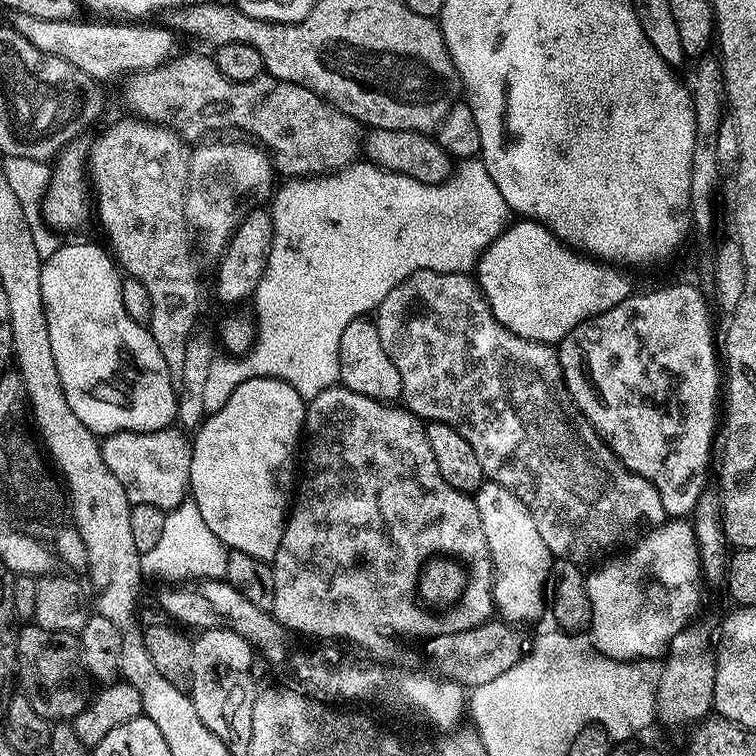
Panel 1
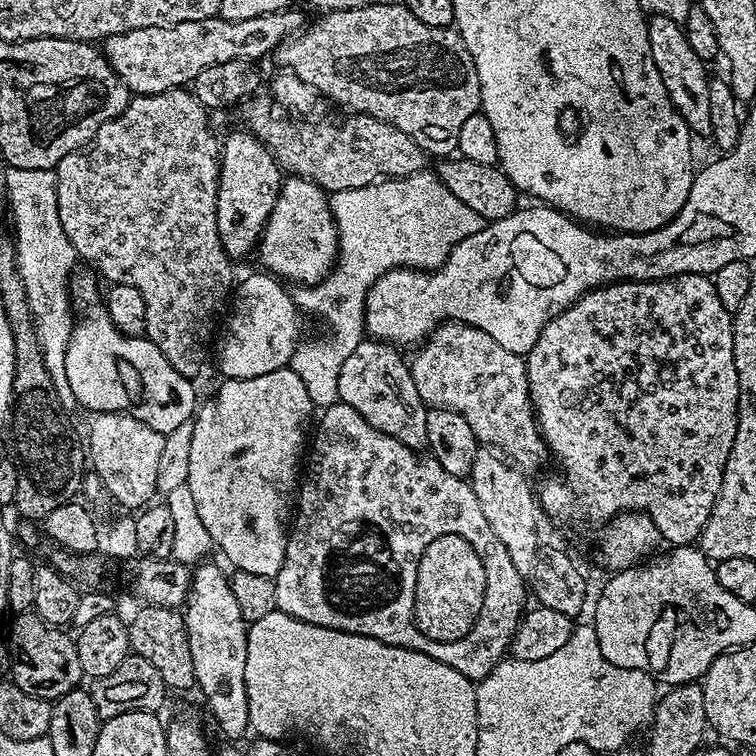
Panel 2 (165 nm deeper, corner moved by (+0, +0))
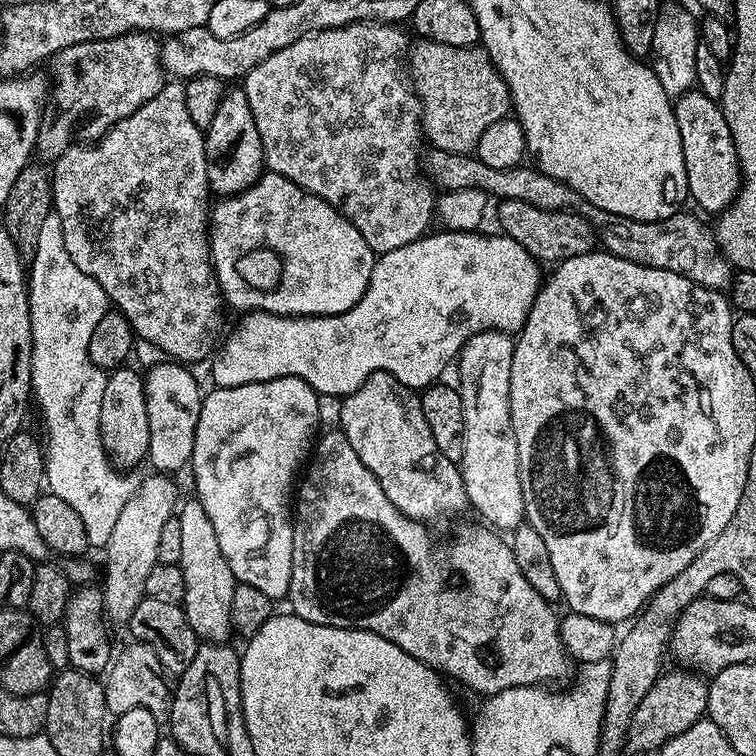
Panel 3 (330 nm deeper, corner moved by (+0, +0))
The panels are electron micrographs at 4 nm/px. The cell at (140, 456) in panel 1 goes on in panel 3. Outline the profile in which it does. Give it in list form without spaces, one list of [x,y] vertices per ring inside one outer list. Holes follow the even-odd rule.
[[[121,366],[108,372],[106,391],[102,393],[102,418],[100,419],[100,433],[104,449],[108,451],[108,458],[113,465],[124,470],[132,470],[128,468],[145,463],[150,446],[150,418],[144,397],[144,376],[128,367]]]

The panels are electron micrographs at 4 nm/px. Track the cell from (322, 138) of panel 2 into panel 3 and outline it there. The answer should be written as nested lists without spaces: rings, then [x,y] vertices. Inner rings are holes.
[[[432,148],[429,153],[429,156],[427,153],[423,157],[422,168],[427,179],[437,189],[453,192],[474,188],[487,192],[489,197],[497,201],[521,200],[530,202],[530,206],[538,206],[538,210],[576,212],[591,222],[603,251],[614,254],[618,258],[626,258],[626,262],[634,262],[638,266],[650,266],[658,270],[677,272],[690,278],[694,283],[706,286],[715,292],[731,289],[734,275],[732,263],[724,257],[724,252],[716,241],[715,231],[709,225],[707,228],[699,220],[701,219],[699,215],[691,216],[687,210],[681,210],[675,212],[670,218],[661,220],[622,218],[622,214],[610,214],[586,202],[586,198],[570,190],[570,186],[550,178],[535,166],[494,170],[486,166],[486,162],[479,160],[475,154],[454,154],[437,148]]]

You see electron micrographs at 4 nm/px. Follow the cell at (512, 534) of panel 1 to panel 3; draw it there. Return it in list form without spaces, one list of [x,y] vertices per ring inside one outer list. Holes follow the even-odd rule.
[[[493,330],[471,336],[454,364],[460,375],[458,387],[464,423],[462,458],[458,467],[471,511],[476,511],[485,525],[496,530],[511,530],[526,520],[518,442],[514,442],[514,422],[510,418],[510,362],[513,358],[513,337],[507,332]]]

